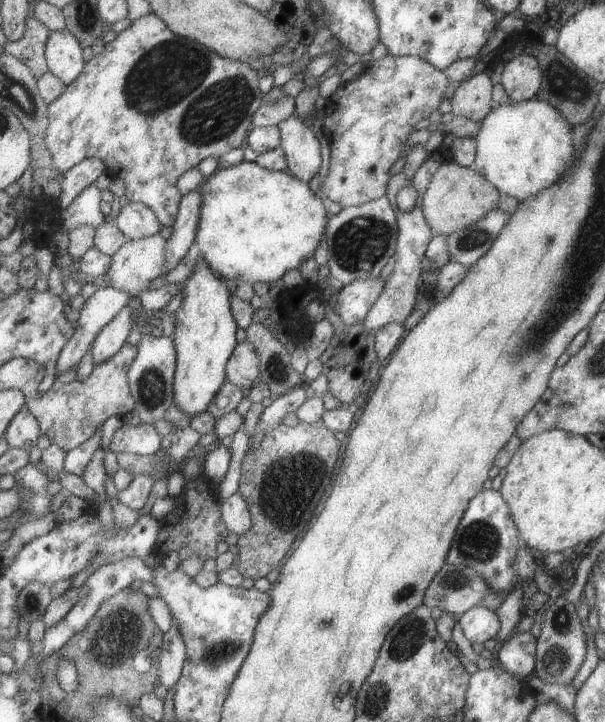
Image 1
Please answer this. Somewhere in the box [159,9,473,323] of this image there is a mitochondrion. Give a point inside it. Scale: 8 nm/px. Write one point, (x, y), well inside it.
(362, 242)

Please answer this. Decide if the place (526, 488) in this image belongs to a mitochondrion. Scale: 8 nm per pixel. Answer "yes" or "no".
no

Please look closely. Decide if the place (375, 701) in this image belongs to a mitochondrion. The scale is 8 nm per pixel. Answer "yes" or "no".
yes

